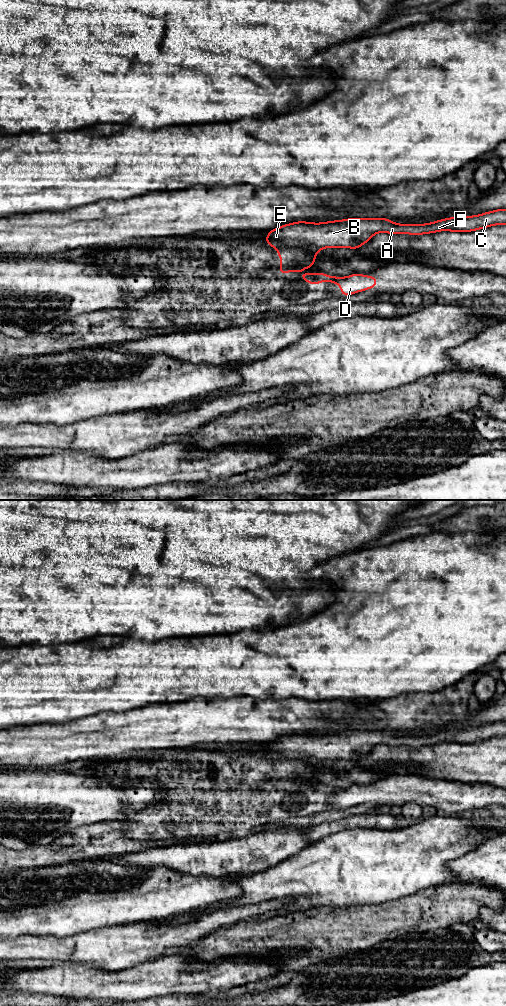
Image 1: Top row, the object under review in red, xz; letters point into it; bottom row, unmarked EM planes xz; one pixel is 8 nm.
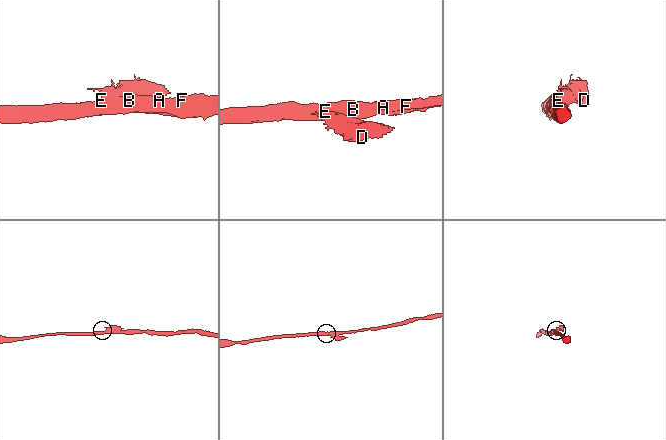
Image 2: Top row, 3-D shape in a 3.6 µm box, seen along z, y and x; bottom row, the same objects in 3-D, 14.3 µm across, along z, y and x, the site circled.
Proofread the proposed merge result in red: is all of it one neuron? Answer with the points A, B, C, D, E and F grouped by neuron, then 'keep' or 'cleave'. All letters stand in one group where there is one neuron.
A B C E F / D | cleave

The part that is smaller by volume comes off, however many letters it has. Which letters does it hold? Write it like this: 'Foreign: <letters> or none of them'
Foreign: D

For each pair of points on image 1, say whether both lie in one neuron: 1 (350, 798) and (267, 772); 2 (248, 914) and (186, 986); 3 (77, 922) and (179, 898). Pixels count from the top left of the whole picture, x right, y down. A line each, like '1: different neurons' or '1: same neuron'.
1: same neuron
2: different neurons
3: same neuron

